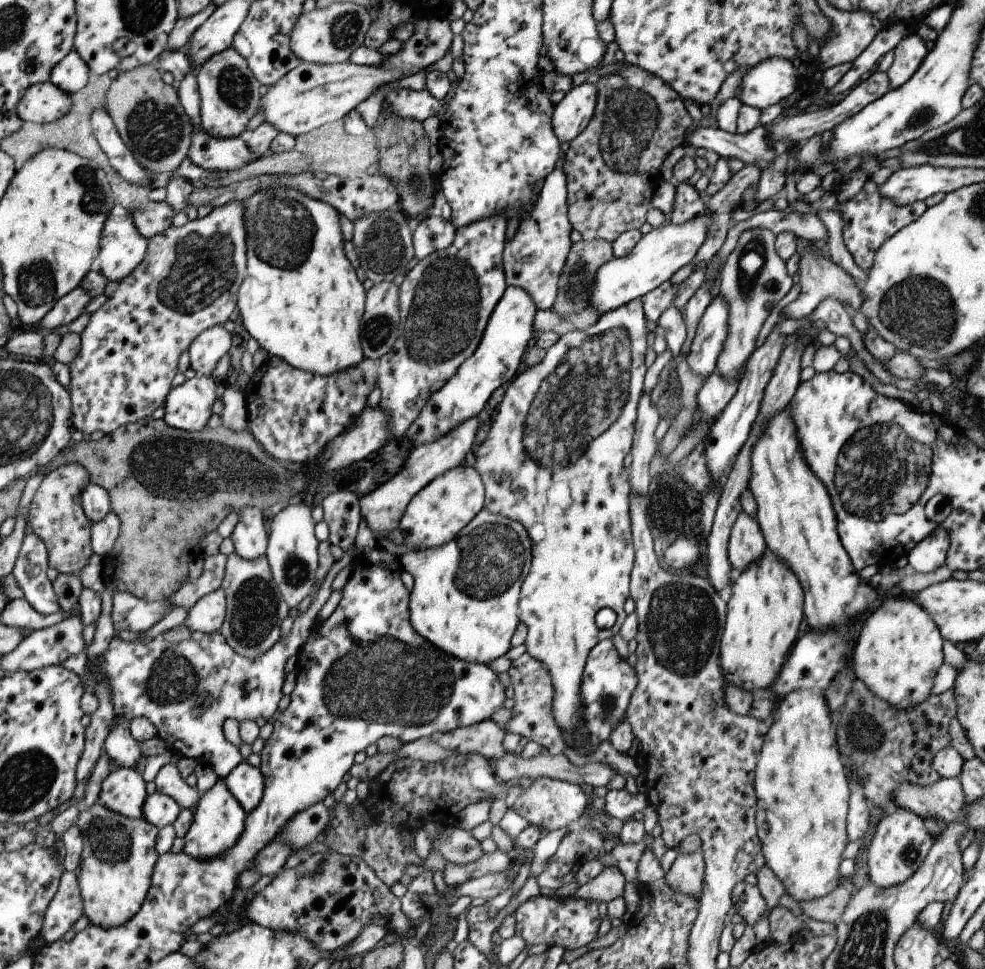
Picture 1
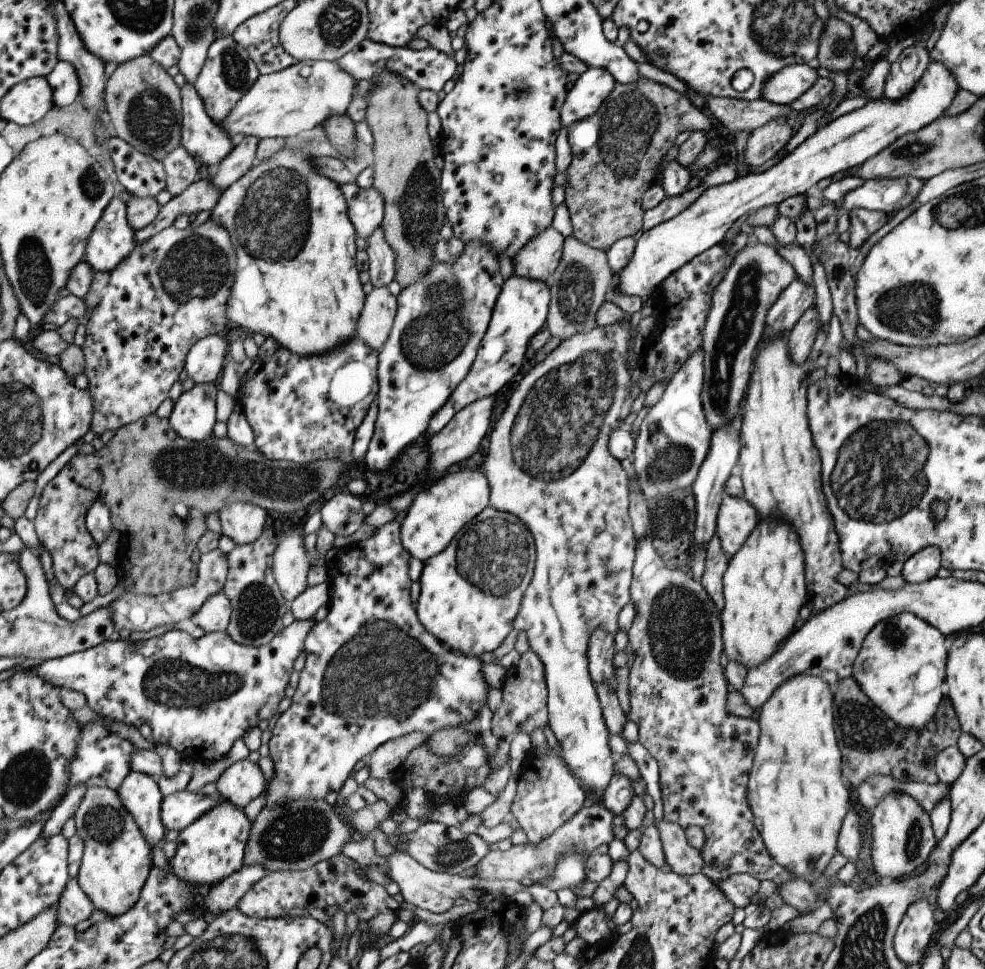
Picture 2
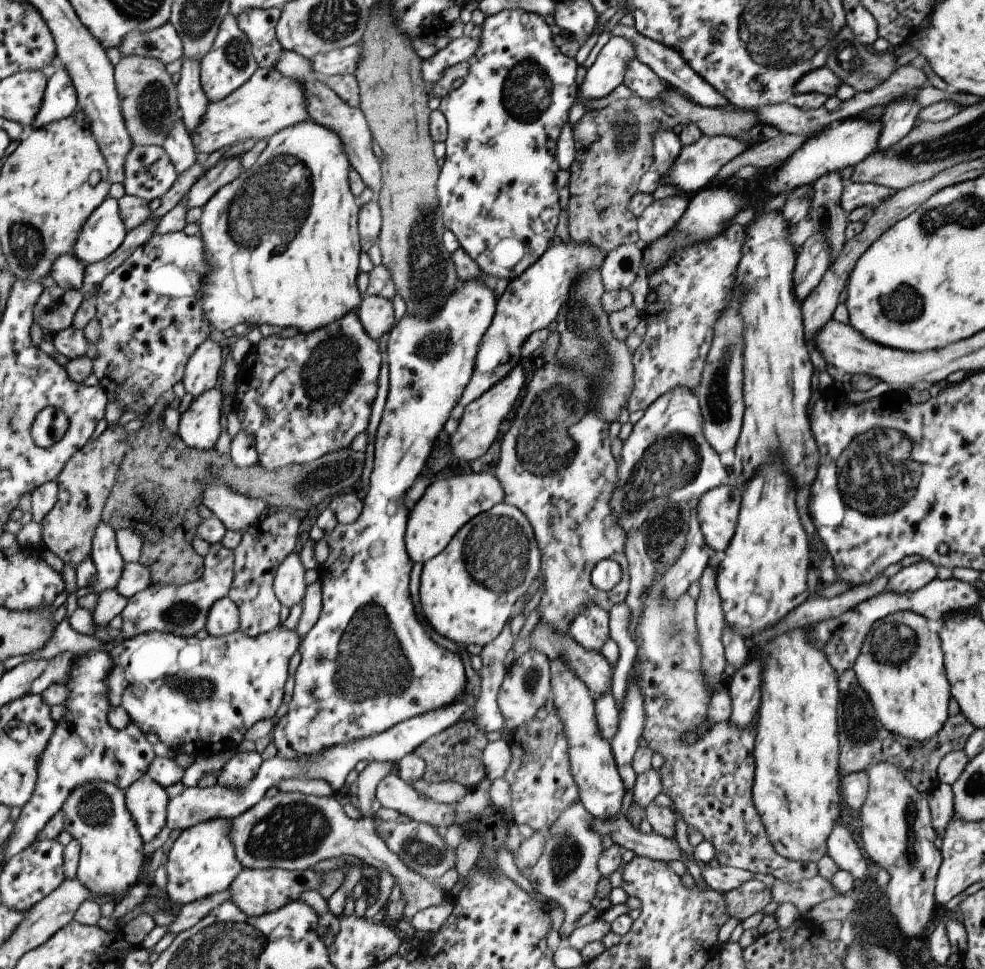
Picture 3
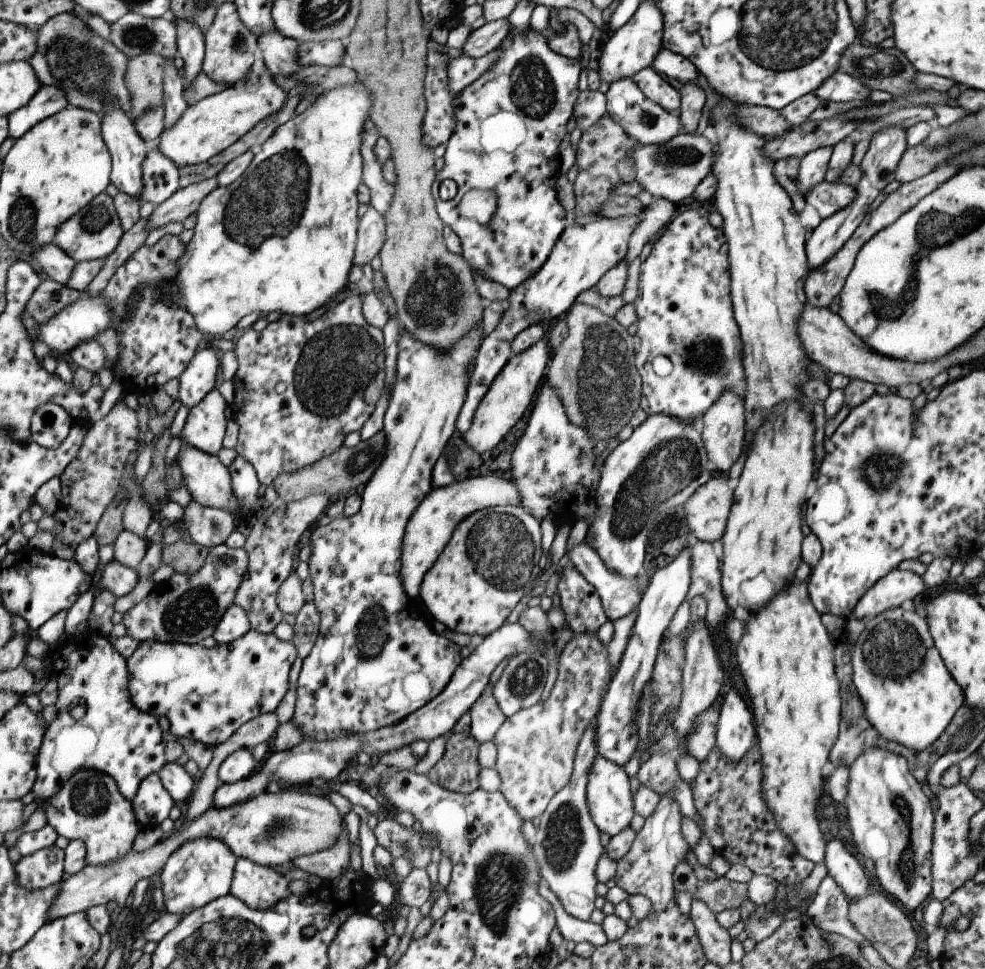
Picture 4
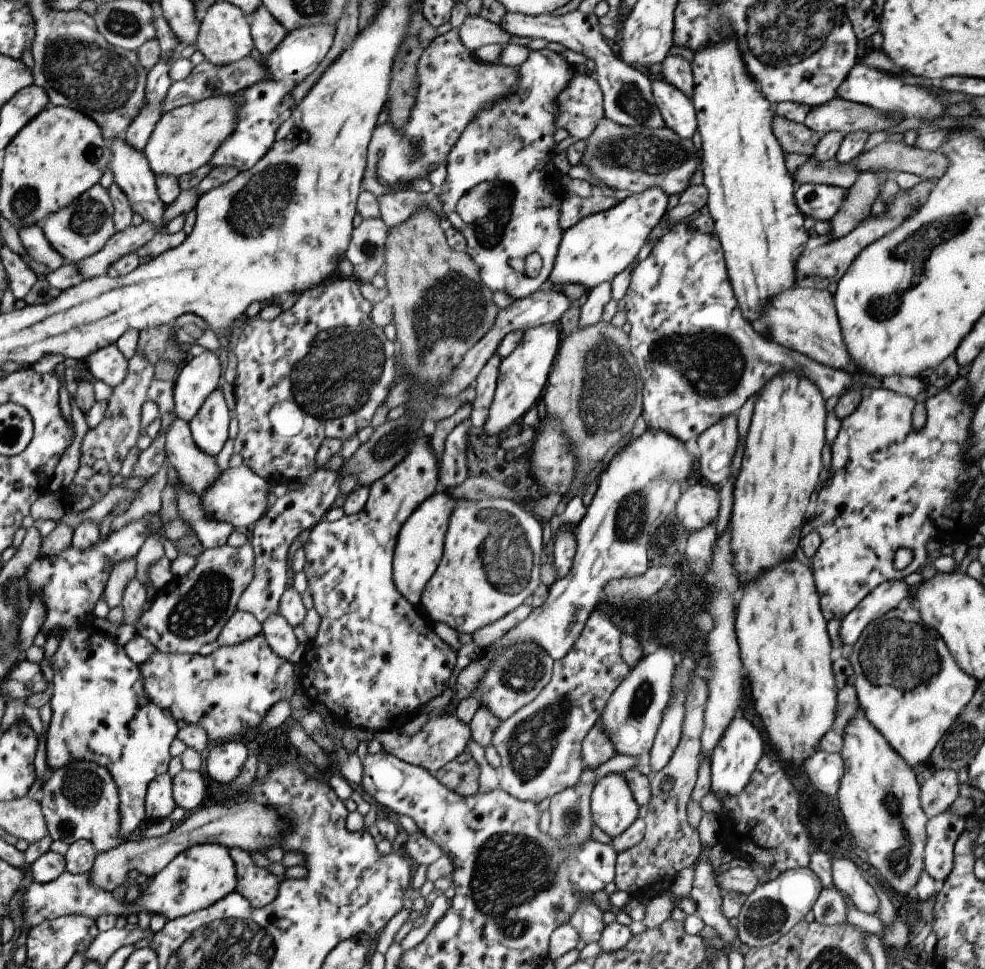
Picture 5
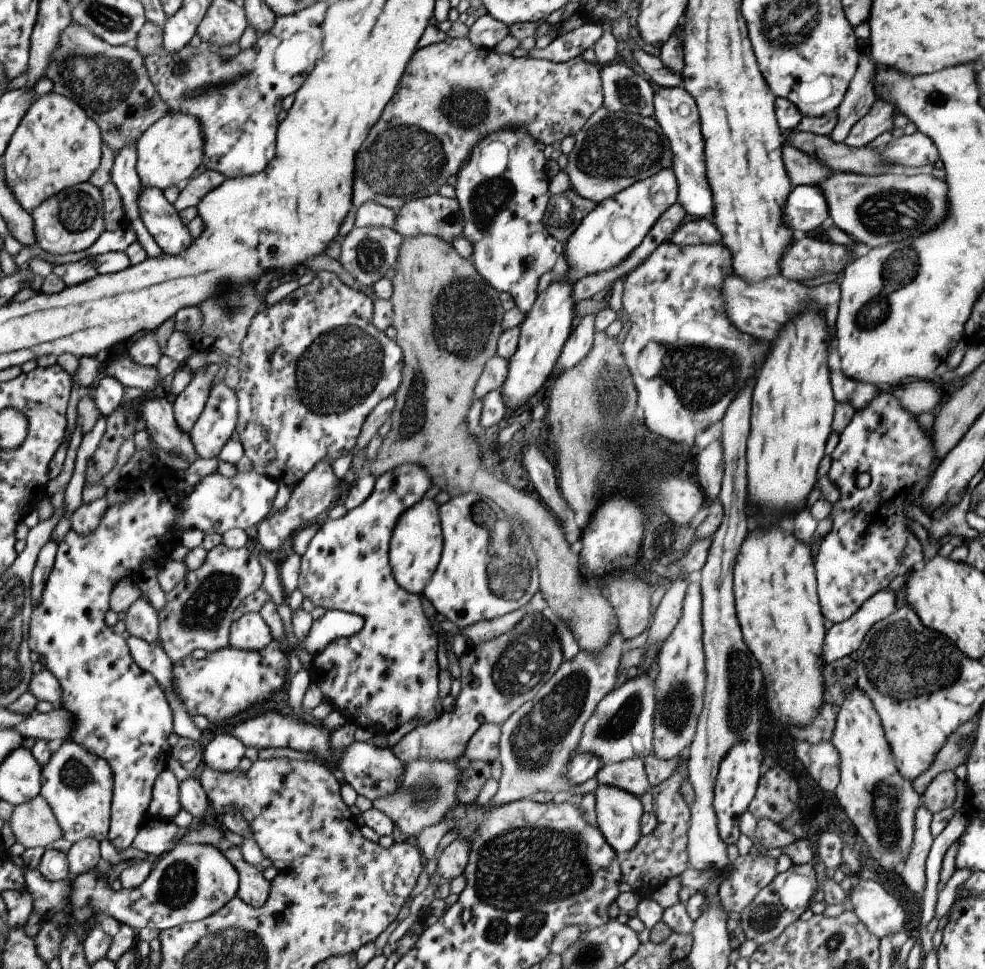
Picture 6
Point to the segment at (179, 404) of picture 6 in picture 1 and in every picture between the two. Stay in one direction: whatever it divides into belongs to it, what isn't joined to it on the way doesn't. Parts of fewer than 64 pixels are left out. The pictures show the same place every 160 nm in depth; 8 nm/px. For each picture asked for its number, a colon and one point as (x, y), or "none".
1: (208, 346)
2: (204, 361)
3: (201, 371)
4: (198, 378)
5: (199, 376)

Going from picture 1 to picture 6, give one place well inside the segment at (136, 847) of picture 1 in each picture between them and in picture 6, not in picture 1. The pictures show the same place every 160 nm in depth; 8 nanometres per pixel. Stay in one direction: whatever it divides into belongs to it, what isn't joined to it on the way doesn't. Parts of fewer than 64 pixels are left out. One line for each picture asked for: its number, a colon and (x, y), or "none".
2: (116, 859)
3: (111, 856)
4: (89, 807)
5: (79, 801)
6: (77, 785)

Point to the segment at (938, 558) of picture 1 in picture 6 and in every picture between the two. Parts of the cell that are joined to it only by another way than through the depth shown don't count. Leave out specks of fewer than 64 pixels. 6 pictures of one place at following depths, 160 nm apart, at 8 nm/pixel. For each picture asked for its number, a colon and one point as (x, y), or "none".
2: (923, 565)
3: (915, 576)
4: (896, 586)
5: (888, 594)
6: (841, 639)

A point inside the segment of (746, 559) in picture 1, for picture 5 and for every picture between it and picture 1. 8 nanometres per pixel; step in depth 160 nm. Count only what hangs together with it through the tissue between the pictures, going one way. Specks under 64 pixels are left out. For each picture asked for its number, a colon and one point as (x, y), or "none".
2: (736, 518)
3: (716, 510)
4: (706, 510)
5: (697, 507)

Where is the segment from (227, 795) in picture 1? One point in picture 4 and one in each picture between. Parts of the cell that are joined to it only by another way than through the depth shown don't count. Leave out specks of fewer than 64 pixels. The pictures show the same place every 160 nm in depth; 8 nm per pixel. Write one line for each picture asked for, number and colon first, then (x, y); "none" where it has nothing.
2: (211, 848)
3: (200, 862)
4: (198, 871)

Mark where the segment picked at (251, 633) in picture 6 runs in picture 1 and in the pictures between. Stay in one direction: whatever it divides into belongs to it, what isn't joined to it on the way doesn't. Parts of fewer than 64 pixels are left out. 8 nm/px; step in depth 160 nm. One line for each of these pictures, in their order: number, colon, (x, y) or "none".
1: (206, 615)
2: (213, 615)
3: (222, 619)
4: (233, 623)
5: (241, 625)

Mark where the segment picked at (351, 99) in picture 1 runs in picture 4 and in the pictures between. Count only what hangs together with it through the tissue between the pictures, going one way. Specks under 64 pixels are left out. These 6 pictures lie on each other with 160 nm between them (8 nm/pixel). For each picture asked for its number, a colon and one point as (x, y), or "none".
2: (283, 104)
3: (268, 102)
4: (205, 128)

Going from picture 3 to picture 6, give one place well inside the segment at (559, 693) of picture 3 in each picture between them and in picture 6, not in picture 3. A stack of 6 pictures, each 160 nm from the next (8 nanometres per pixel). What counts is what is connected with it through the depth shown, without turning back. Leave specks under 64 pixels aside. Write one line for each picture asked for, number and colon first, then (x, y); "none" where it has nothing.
4: (609, 801)
5: (612, 809)
6: (617, 812)

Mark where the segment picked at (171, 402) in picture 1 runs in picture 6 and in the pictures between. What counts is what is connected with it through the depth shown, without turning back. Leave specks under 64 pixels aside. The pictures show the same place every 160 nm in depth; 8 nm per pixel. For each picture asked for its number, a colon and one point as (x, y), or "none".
2: (193, 413)
3: (199, 428)
4: (203, 429)
5: (208, 428)
6: (217, 421)

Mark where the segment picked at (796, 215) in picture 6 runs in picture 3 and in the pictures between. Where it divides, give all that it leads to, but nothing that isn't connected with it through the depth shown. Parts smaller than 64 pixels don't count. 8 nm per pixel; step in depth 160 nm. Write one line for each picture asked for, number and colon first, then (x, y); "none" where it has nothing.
3: (856, 195)
4: (827, 198)
5: (819, 201)

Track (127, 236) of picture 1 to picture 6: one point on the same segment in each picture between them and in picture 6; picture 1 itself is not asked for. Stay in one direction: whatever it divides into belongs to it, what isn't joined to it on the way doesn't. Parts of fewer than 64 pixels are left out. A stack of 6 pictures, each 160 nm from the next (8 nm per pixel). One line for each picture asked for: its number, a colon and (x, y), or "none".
2: (111, 240)
3: (103, 232)
4: (92, 233)
5: (79, 230)
6: (69, 222)

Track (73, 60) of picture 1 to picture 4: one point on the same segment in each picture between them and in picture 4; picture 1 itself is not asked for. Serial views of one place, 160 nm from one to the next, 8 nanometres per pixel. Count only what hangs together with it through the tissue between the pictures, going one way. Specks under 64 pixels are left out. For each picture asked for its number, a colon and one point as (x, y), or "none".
2: (63, 80)
3: (58, 100)
4: (49, 99)

